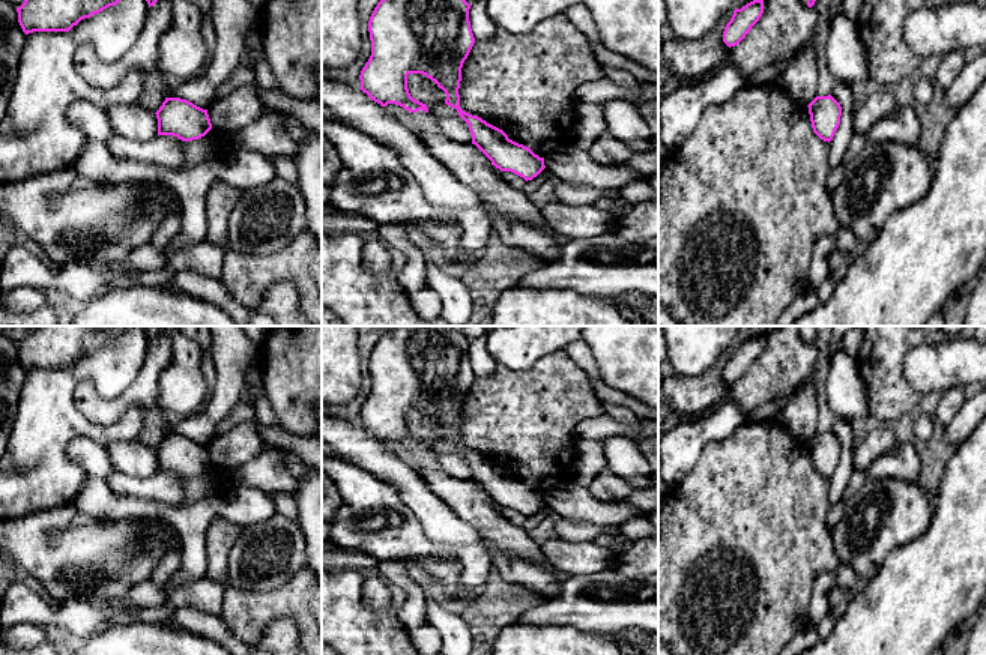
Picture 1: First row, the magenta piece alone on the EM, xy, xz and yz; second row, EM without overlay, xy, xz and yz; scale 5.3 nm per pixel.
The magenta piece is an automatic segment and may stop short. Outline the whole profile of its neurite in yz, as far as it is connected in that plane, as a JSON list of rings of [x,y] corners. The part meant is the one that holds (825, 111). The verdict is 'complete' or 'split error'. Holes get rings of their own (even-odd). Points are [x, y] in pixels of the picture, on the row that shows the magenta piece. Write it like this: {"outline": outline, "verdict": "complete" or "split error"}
{"outline": [[[816,96],[809,105],[813,132],[824,141],[831,141],[842,116],[840,104],[831,96]]], "verdict": "complete"}

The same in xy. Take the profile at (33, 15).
{"outline": [[[24,0],[17,8],[18,23],[26,35],[33,32],[69,32],[81,20],[90,18],[120,0]]], "verdict": "complete"}

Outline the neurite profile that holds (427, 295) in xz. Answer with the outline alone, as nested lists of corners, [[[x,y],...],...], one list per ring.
[[[425,287],[416,293],[410,293],[409,300],[412,303],[412,308],[419,317],[425,320],[440,317],[442,311],[440,296],[431,287]]]

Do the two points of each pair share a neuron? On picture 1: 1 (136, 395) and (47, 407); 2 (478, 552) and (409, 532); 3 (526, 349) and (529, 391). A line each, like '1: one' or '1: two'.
1: two
2: one
3: two

